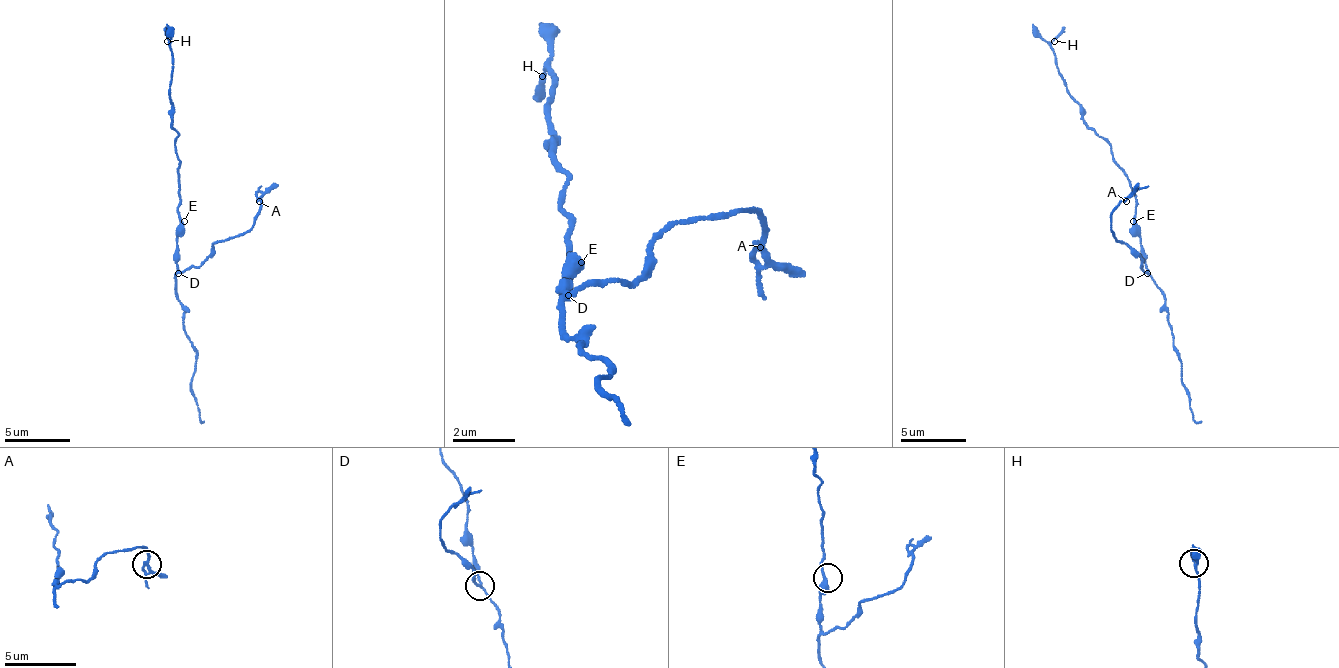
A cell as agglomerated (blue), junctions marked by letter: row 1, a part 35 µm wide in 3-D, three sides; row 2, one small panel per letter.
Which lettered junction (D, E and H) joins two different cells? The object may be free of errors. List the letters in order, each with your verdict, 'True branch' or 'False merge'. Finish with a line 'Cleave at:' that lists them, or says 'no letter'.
D: False merge
E: True branch
H: True branch
Cleave at: D

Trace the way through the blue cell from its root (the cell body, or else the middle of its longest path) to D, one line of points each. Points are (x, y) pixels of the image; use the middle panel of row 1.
D: (573, 270), (566, 278), (566, 293)

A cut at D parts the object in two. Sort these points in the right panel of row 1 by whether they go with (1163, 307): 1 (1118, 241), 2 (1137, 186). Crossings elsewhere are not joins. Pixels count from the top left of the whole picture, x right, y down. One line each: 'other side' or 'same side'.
1: other side
2: other side

